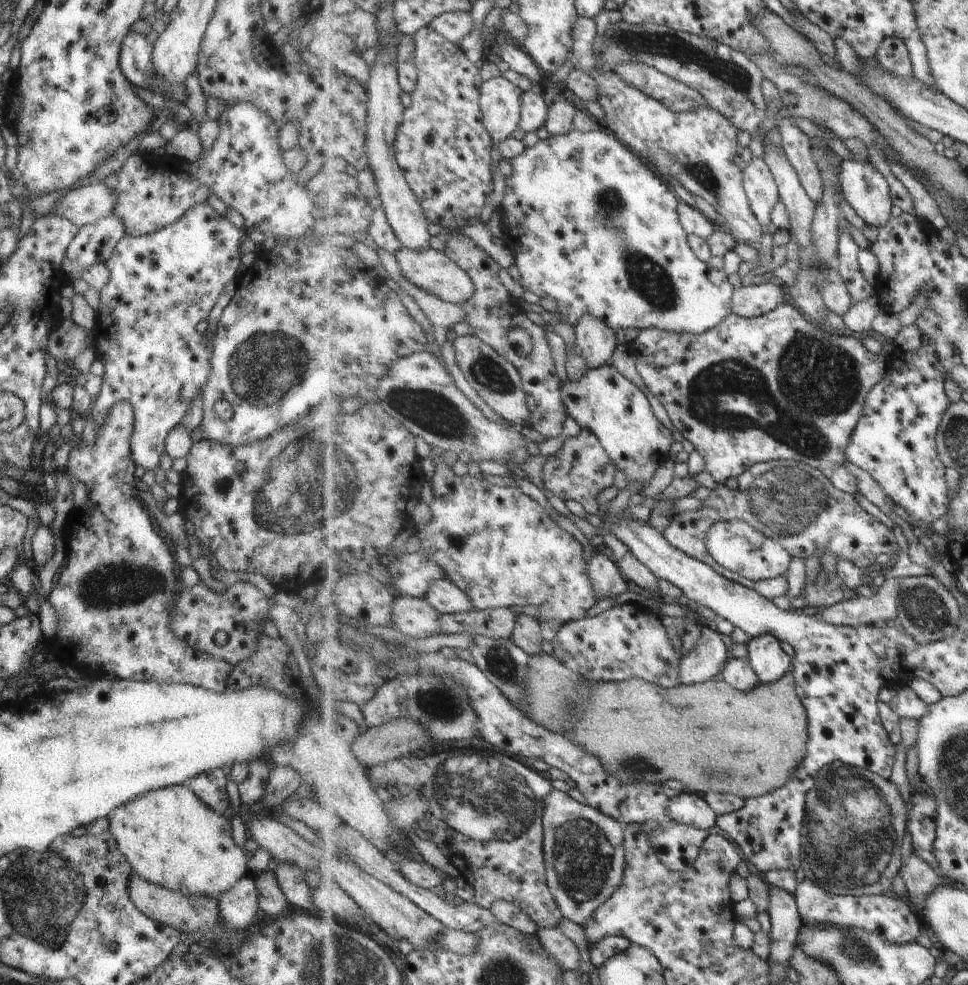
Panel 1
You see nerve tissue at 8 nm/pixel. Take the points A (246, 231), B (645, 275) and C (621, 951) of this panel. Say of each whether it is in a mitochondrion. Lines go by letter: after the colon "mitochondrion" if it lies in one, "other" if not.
A: other
B: mitochondrion
C: other

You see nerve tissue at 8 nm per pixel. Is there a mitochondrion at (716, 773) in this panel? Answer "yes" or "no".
yes

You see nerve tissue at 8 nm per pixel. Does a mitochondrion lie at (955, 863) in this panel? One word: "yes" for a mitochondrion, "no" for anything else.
no

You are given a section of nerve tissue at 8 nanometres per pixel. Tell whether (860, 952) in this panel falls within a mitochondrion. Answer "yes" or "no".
yes

